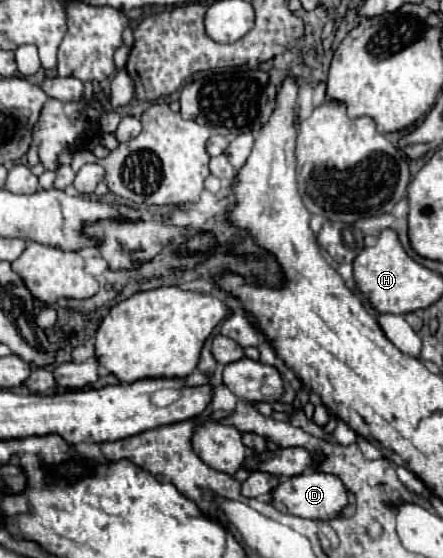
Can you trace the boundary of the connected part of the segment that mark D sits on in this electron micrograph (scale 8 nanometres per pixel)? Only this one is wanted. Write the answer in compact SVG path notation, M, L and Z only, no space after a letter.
M306 471L306 473L294 475L290 479L284 479L272 491L272 501L282 503L288 509L290 515L304 517L304 519L314 519L314 521L336 519L350 505L348 491L346 491L344 483L336 475L328 475L328 473L322 473L322 471Z

